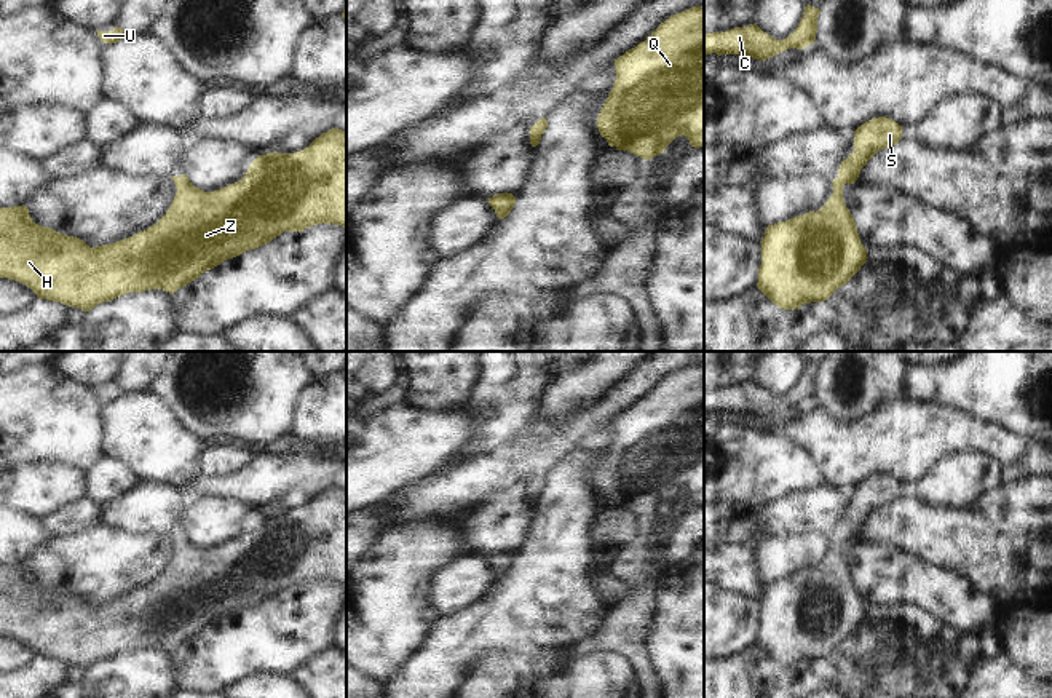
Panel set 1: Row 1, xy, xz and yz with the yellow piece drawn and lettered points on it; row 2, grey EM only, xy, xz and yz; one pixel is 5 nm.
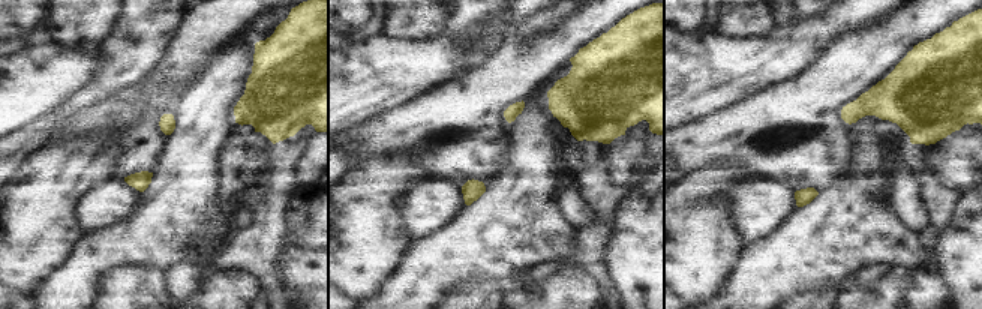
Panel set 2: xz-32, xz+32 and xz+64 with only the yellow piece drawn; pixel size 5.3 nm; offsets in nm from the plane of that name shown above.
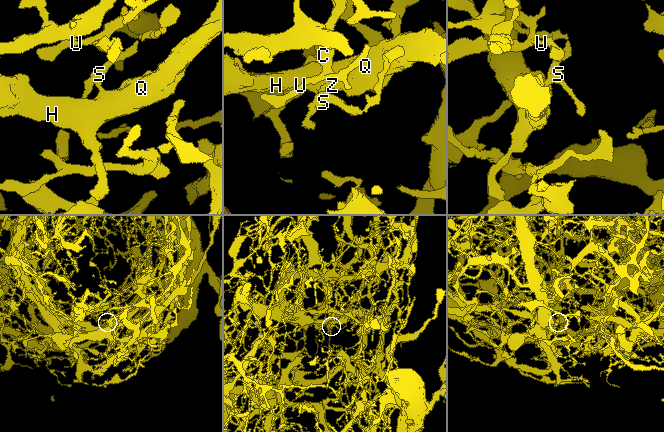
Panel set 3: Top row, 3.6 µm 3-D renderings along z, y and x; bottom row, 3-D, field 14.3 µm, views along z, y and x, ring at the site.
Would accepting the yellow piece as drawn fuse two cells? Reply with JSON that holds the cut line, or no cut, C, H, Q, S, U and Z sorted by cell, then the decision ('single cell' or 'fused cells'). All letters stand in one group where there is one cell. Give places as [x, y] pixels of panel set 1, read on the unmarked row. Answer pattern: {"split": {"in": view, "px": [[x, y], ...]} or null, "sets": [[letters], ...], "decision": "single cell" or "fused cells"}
{"split": null, "sets": [["C", "H", "Q", "S", "U", "Z"]], "decision": "single cell"}

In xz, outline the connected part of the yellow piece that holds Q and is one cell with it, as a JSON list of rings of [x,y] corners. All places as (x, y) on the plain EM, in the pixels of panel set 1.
[[[704,363],[677,371],[659,382],[645,399],[615,417],[616,438],[597,486],[610,505],[643,518],[664,511],[678,494],[704,505]]]

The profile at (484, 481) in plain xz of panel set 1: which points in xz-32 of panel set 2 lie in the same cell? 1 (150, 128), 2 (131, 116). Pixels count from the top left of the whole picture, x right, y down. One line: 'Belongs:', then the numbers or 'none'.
Belongs: 1

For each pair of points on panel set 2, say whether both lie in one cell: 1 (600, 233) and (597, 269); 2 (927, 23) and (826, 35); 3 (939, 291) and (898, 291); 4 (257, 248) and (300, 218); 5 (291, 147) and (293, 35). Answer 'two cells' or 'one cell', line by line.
1: one cell
2: two cells
3: one cell
4: two cells
5: one cell

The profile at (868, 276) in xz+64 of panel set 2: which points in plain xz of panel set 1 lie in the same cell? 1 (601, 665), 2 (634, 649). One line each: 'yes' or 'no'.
1: no
2: yes

